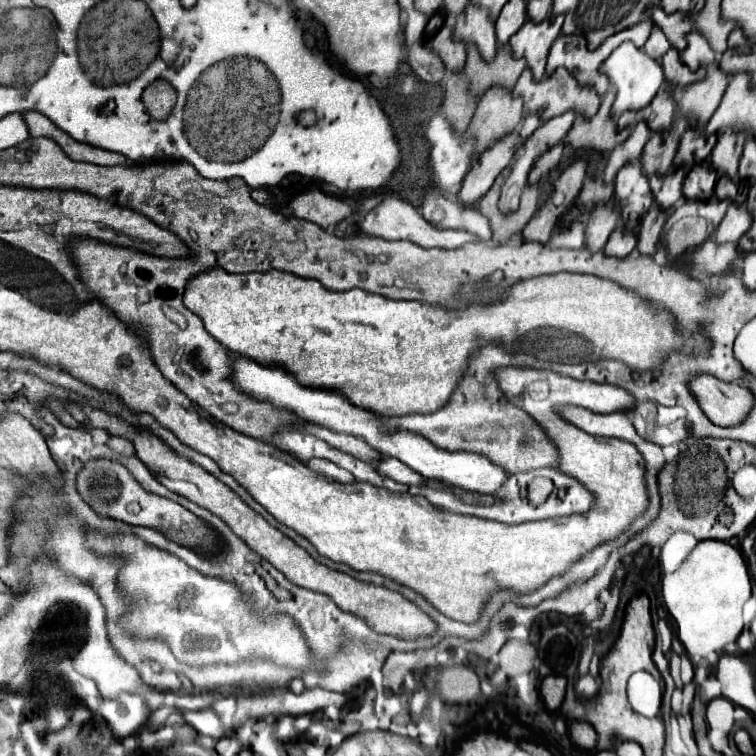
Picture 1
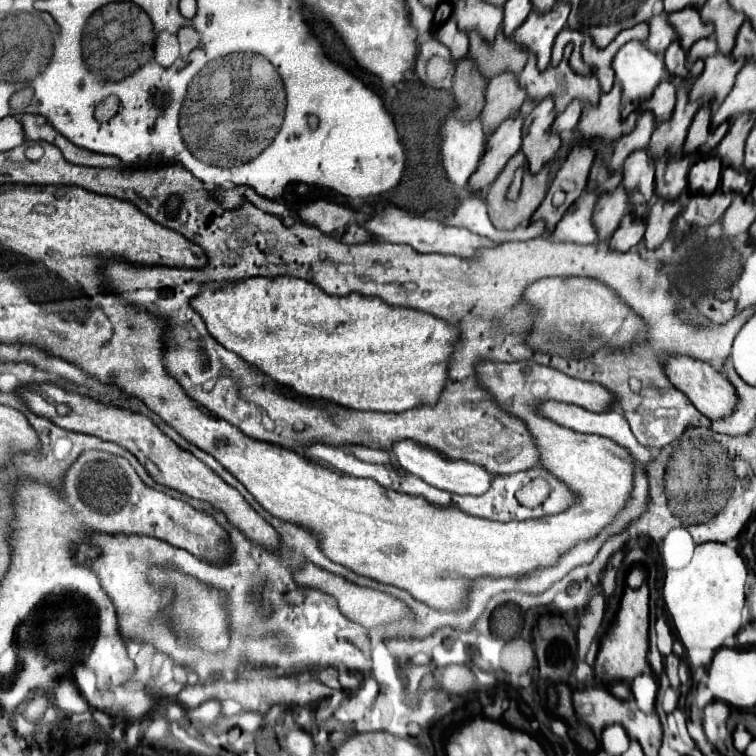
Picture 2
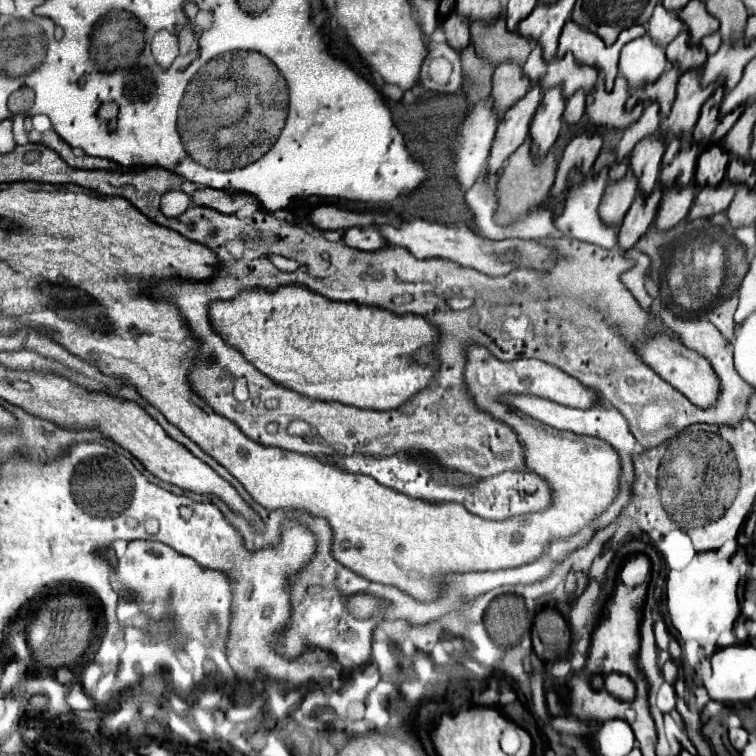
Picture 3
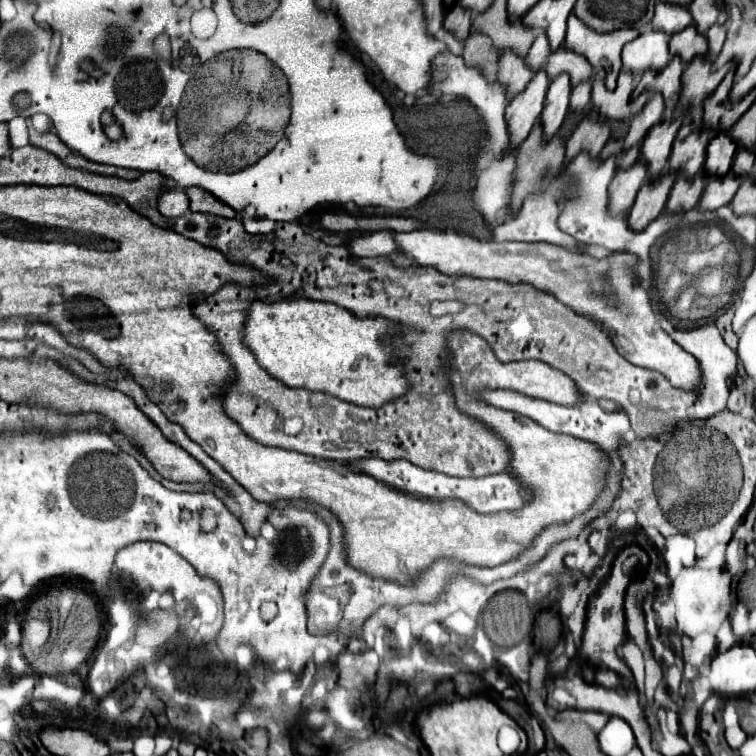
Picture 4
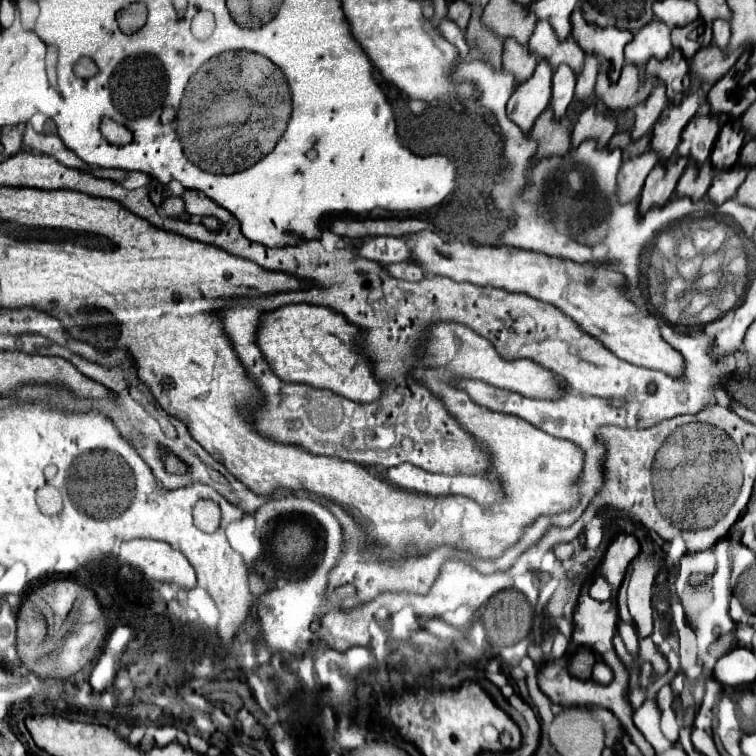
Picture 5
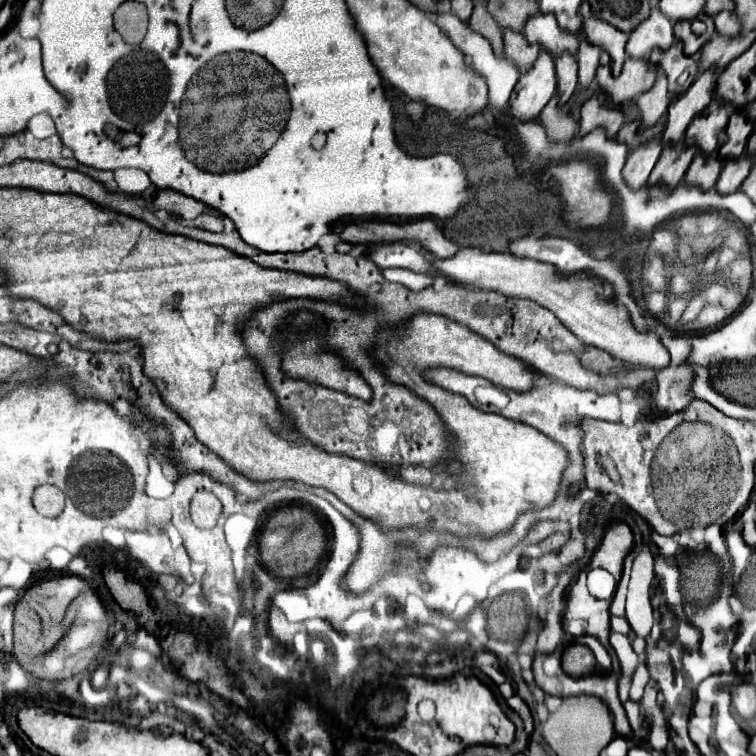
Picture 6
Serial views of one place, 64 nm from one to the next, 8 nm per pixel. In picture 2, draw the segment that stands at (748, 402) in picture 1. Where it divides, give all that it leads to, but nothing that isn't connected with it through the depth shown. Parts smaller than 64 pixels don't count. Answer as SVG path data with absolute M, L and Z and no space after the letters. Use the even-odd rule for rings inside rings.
M666 356L664 358L664 374L668 376L668 380L688 396L688 400L710 420L718 420L724 418L732 412L734 402L736 402L736 392L732 388L732 384L726 380L726 376L718 370L714 370L708 362L696 360L692 356Z

